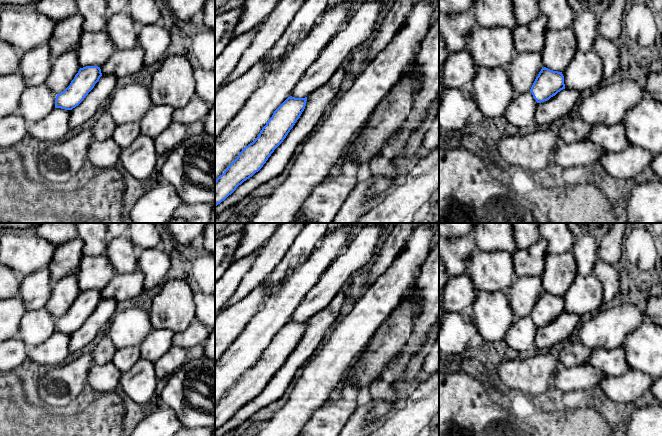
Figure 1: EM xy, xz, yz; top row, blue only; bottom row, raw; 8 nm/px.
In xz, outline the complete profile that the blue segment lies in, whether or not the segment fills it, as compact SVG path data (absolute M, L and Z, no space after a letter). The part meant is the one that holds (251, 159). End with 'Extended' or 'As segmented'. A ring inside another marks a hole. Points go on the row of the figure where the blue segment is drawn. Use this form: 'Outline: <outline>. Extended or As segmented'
Outline: M288 97L273 113L259 136L215 180L215 207L266 163L305 109L307 97Z. As segmented

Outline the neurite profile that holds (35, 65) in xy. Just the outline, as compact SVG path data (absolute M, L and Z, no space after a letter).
M48 44L23 52L18 72L23 76L27 87L45 84L50 74L53 59Z

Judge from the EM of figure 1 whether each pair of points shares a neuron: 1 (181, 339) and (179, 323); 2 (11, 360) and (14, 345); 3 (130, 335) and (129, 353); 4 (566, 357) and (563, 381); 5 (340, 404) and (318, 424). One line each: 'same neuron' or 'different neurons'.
1: different neurons
2: same neuron
3: different neurons
4: different neurons
5: same neuron

